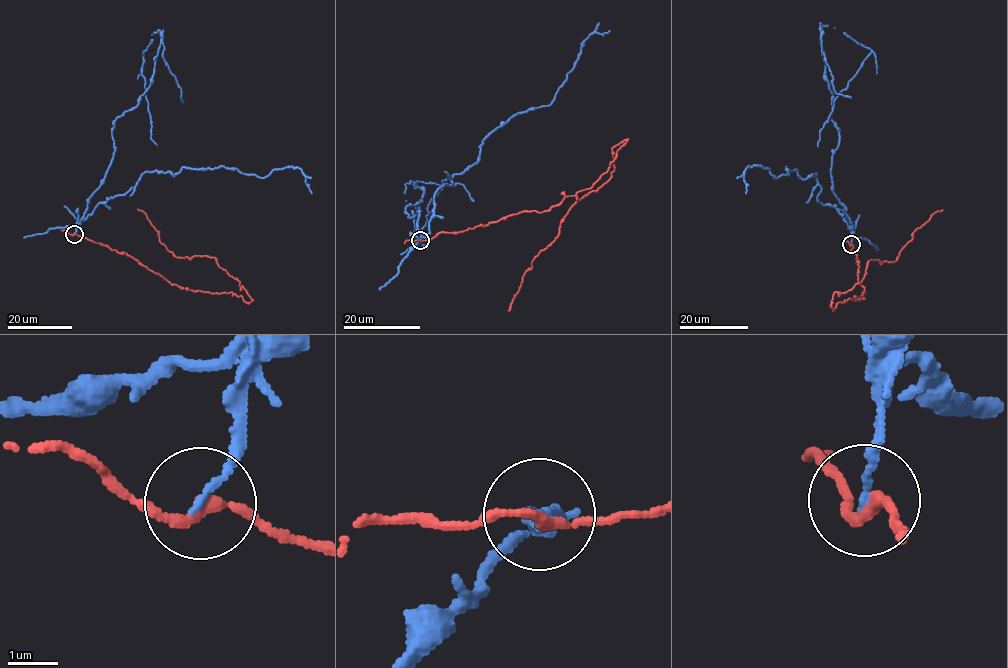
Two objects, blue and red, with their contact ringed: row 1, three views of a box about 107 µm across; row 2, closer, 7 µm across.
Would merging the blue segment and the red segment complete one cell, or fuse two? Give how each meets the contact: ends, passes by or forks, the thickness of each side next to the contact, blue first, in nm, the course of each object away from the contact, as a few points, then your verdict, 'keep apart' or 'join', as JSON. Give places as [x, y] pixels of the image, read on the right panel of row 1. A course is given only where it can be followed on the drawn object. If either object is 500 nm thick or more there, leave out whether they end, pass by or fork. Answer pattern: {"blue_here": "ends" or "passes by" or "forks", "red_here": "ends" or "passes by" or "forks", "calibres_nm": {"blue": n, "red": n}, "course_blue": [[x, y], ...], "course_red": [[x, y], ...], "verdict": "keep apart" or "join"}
{"blue_here": "ends", "red_here": "passes by", "calibres_nm": {"blue": 130, "red": 220}, "course_blue": [[851, 244], [853, 225], [818, 202], [815, 174], [800, 178], [787, 167], [774, 178], [748, 166], [745, 193]], "course_red": [[851, 244], [864, 292], [834, 309], [835, 292], [860, 283], [868, 261], [894, 262], [917, 228], [942, 209]], "verdict": "keep apart"}

